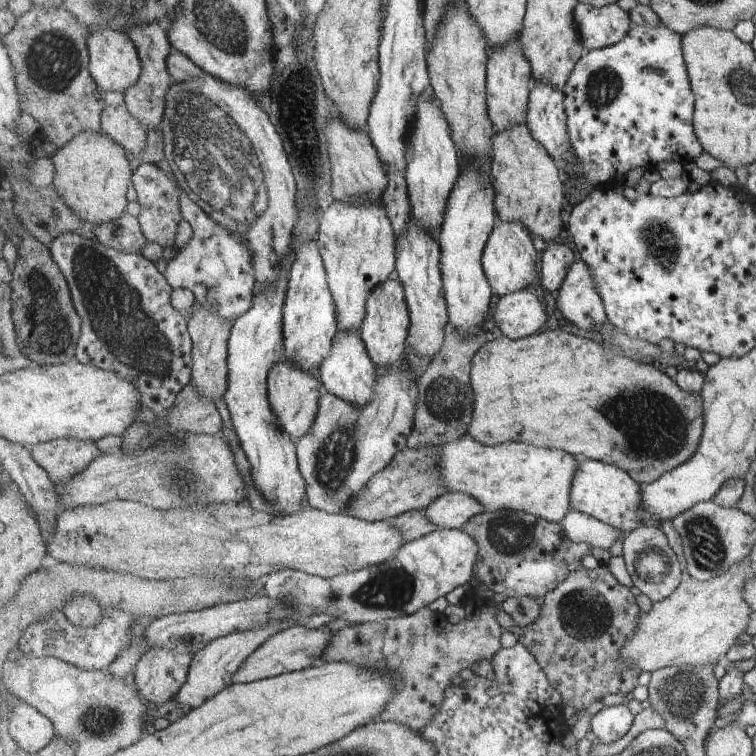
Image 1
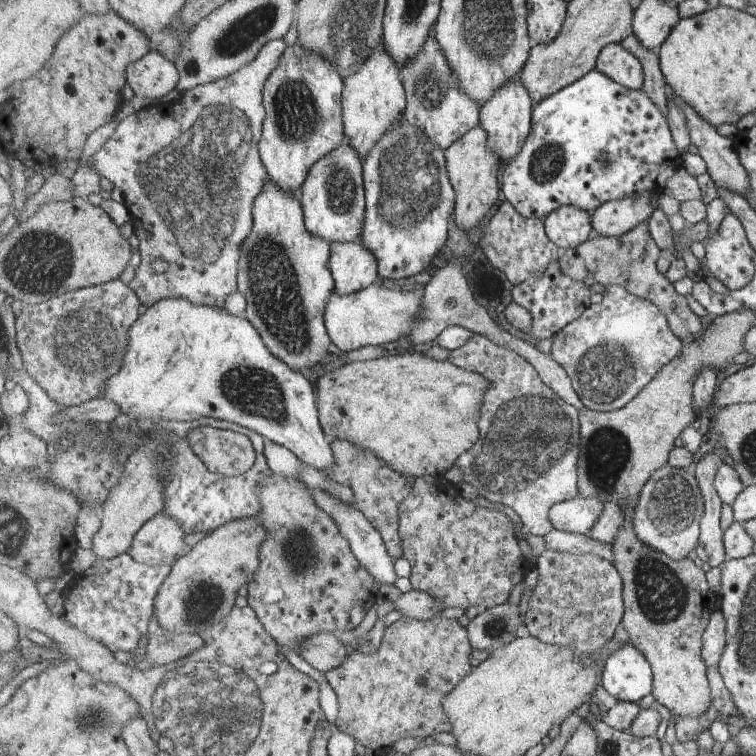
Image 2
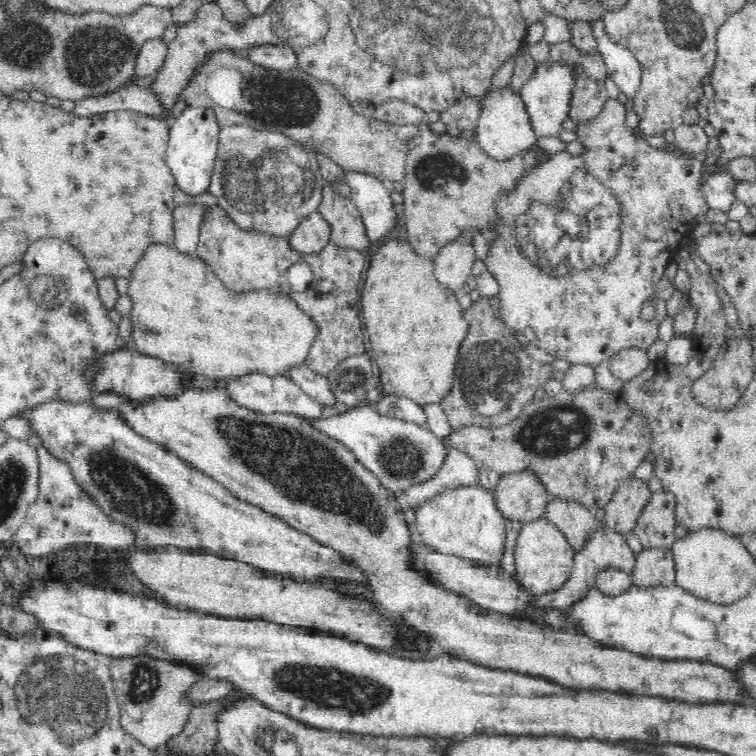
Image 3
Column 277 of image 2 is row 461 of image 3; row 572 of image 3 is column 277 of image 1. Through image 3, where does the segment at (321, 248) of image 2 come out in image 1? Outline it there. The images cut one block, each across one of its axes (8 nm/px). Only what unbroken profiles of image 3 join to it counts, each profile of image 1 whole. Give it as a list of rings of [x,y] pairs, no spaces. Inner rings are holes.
[[[283,360],[277,363],[272,372],[268,376],[268,396],[276,419],[280,423],[280,427],[287,431],[290,435],[305,436],[316,421],[319,414],[321,392],[319,392],[319,384],[321,384],[319,374],[313,372],[302,371],[299,367]]]

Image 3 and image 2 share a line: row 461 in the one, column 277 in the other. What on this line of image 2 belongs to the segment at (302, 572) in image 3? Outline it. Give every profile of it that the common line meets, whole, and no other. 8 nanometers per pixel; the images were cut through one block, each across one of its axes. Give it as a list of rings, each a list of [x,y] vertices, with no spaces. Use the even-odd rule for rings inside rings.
[[[295,42],[265,83],[266,117],[260,140],[260,155],[270,179],[283,190],[293,192],[301,201],[301,188],[313,164],[346,141],[344,79],[343,73],[332,62]]]

